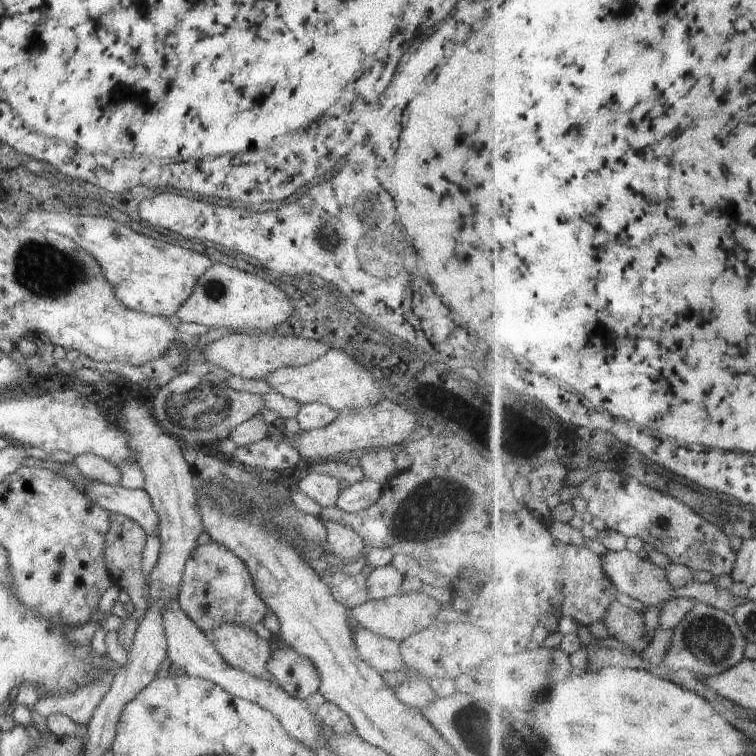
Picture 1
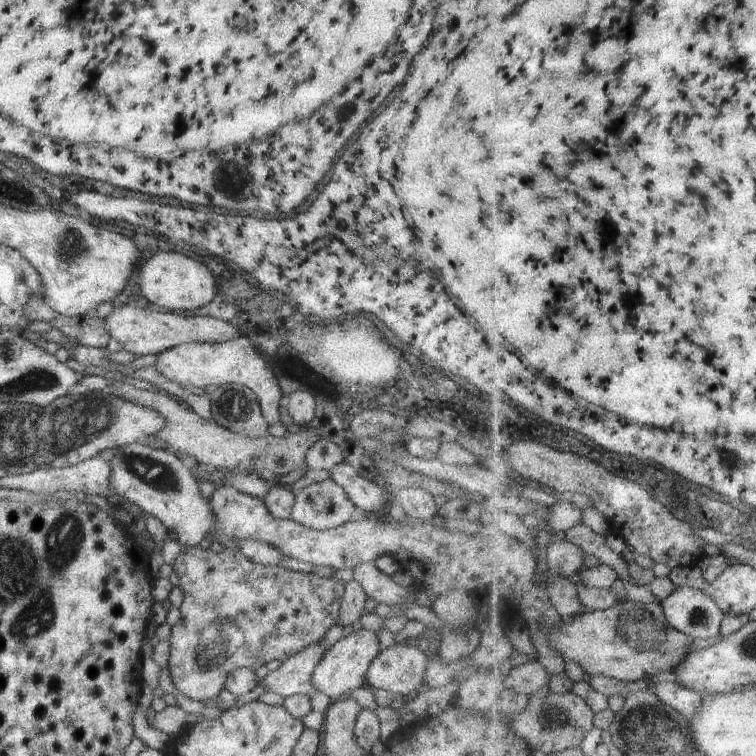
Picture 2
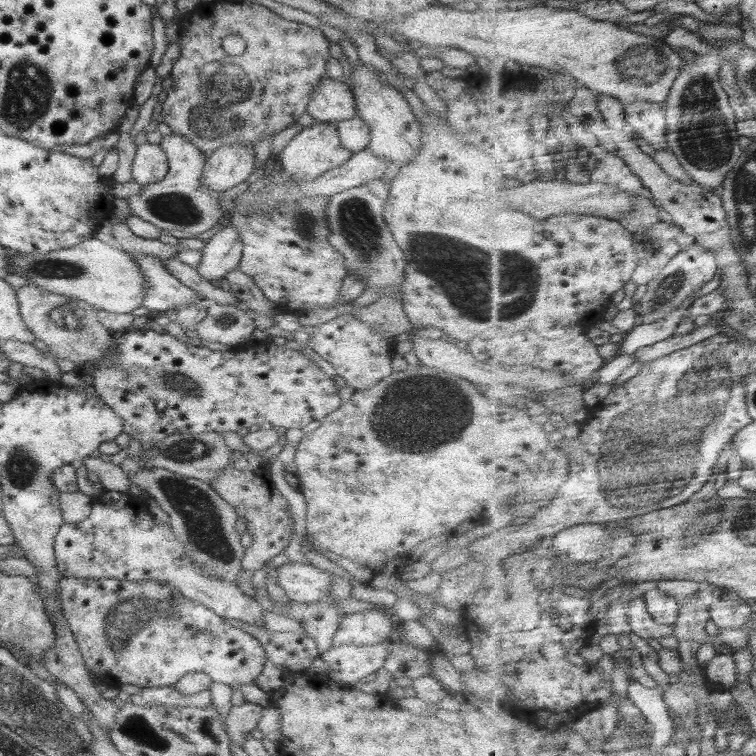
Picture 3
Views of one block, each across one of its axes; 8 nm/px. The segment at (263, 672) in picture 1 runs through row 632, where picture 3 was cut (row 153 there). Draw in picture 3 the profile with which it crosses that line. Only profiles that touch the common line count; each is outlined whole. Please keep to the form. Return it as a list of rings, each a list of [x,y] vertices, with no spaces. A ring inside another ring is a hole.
[[[248,143],[224,145],[206,154],[202,184],[214,196],[245,182],[254,172],[254,154]]]

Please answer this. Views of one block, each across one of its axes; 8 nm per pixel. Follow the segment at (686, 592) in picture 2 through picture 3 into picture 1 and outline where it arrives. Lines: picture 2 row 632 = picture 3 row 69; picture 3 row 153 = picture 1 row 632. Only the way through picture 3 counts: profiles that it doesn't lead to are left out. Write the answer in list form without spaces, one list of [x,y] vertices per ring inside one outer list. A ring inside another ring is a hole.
[[[698,601],[696,608],[680,622],[674,632],[671,647],[664,658],[665,666],[670,673],[687,669],[696,676],[714,678],[714,676],[726,674],[744,662],[748,639],[742,632],[736,615],[730,614],[730,612],[718,610],[710,604]]]

